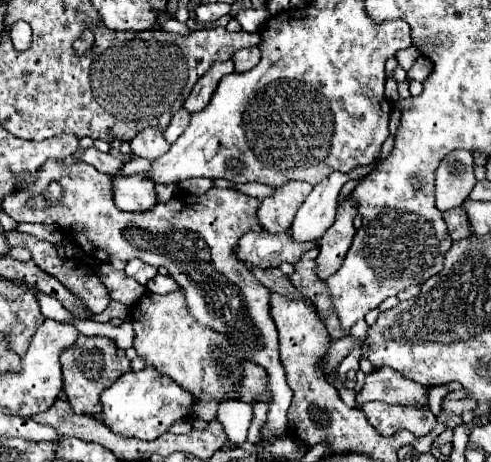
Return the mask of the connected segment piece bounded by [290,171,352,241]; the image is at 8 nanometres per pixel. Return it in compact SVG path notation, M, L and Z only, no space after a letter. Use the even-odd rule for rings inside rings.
M334 171L326 179L322 179L322 183L316 183L316 187L298 209L296 219L290 227L290 233L296 241L320 239L326 233L336 217L338 193L348 179L352 179L348 177L348 173Z

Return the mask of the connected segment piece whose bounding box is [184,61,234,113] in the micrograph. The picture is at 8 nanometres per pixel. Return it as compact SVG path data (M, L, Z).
M226 61L226 63L214 63L210 67L210 71L206 75L202 75L198 79L198 83L194 85L192 93L188 95L188 99L184 101L184 107L190 111L190 113L196 113L196 111L202 111L208 107L220 79L224 75L230 75L234 73L234 63L232 61Z

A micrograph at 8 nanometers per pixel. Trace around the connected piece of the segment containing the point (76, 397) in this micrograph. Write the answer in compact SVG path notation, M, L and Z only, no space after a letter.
M78 335L74 345L60 355L62 375L64 375L64 391L68 395L68 403L76 415L98 415L100 393L110 387L120 375L130 371L130 361L124 355L124 349L118 349L108 337L84 337Z

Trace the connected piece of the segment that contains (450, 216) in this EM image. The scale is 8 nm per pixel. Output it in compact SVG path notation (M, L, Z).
M462 205L446 211L444 213L444 221L448 225L448 233L450 233L452 241L458 241L458 239L464 239L464 237L472 235L472 227L470 227L468 215L466 215Z

